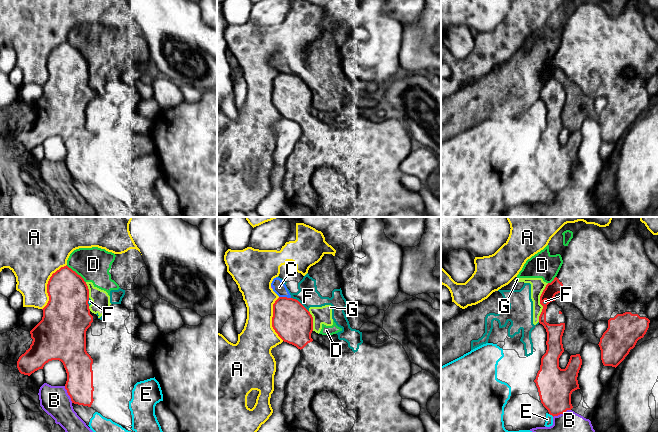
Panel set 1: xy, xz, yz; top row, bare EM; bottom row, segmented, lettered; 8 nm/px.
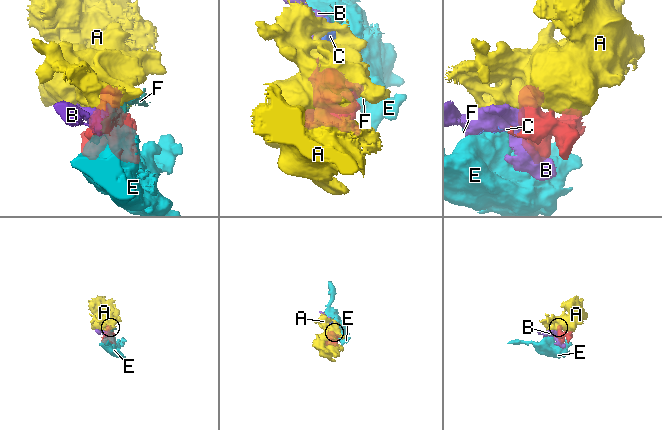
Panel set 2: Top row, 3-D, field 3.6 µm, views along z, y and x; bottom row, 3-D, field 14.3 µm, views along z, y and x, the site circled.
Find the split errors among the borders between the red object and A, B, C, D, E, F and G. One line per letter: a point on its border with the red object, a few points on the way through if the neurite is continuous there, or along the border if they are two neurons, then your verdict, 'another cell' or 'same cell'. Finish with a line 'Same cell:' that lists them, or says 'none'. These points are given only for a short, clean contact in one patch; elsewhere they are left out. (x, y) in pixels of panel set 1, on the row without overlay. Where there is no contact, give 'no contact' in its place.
A: xy (47, 61) | another cell
B: yz (561, 189) | another cell
C: xz (285, 73) | along xz (279, 72), (290, 74) | another cell
D: xy (75, 48) | along xy (66, 41), (74, 46), (85, 58) | another cell
E: yz (551, 190) | along yz (549, 189), (553, 192) | another cell
F: xz (300, 79) | another cell
G: yz (540, 78) | along yz (548, 59), (540, 72), (542, 87), (538, 97) | another cell
Same cell: none

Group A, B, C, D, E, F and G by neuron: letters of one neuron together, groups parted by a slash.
A E / B C D F G

